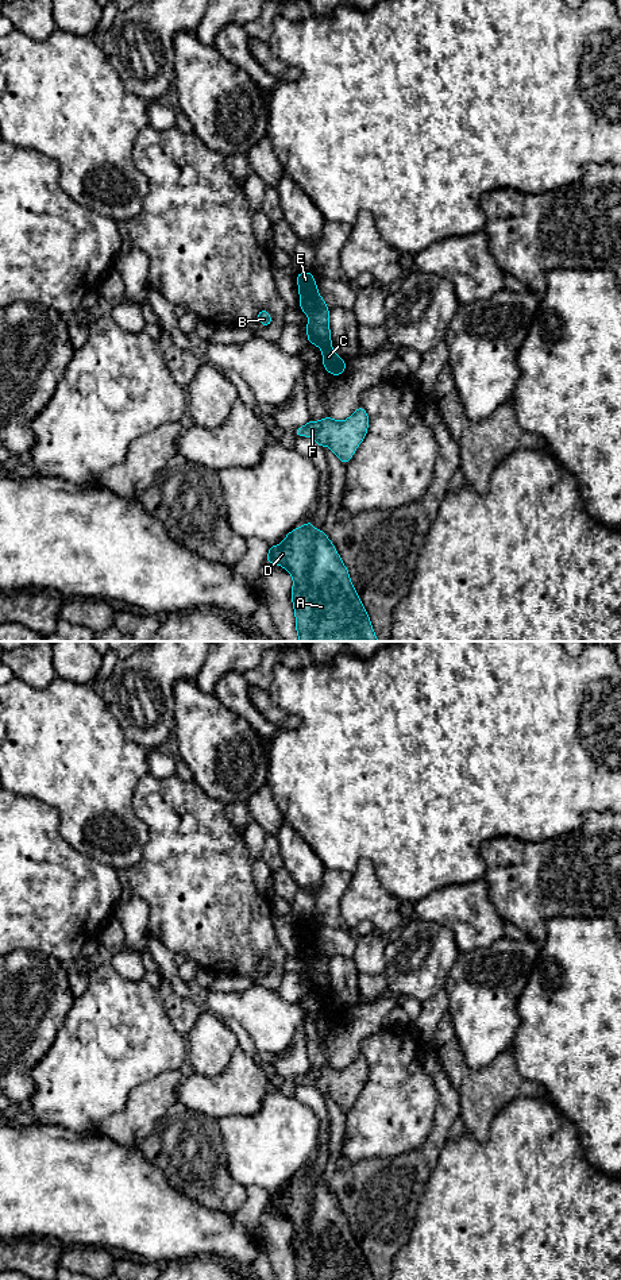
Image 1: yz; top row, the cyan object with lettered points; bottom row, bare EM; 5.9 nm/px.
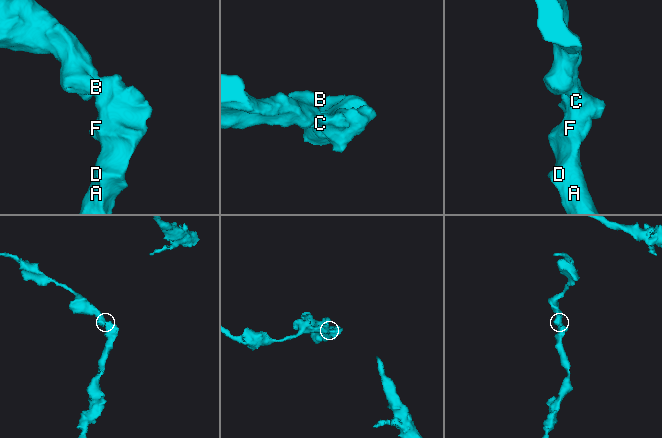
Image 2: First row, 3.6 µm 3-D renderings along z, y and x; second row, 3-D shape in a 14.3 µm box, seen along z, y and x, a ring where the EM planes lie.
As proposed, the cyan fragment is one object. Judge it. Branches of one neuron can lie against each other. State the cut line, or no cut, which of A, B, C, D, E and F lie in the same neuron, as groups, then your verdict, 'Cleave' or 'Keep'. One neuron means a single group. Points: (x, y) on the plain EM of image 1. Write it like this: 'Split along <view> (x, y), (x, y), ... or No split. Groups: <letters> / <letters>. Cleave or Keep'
Split along yz (317, 940), (301, 956). Groups: A C D F / B E. Cleave

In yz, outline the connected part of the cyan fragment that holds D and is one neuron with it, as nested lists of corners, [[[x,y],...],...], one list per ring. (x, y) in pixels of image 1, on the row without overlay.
[[[313,1169],[294,1176],[284,1191],[270,1194],[265,1210],[282,1214],[293,1225],[292,1249],[297,1280],[374,1280],[348,1218],[324,1177],[316,1179]]]

